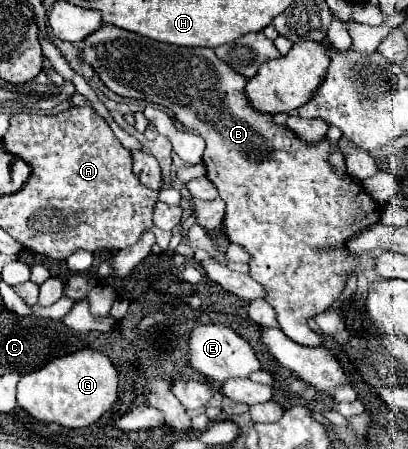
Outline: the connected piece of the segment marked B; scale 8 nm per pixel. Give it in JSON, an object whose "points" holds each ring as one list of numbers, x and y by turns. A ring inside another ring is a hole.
{"points":[[103,24,95,34,89,34,79,48,81,62,99,72,99,80,111,92,169,108,187,130,197,132,205,140,203,162,207,178,217,186,219,196,227,204,223,220,227,240,239,244,251,256,249,274,267,288,267,298,273,302,279,328,303,346,321,346,321,336,309,328,307,320,327,310,339,298,347,276,357,266,357,258,347,250,345,242,381,220,377,204,363,186,349,176,337,176,329,166,329,140,305,144,287,130,287,126,273,124,273,116,251,110,243,92,247,80,225,66,211,48,163,44,111,24],[327,244,333,244,335,248,321,252,319,248,325,248]]}

